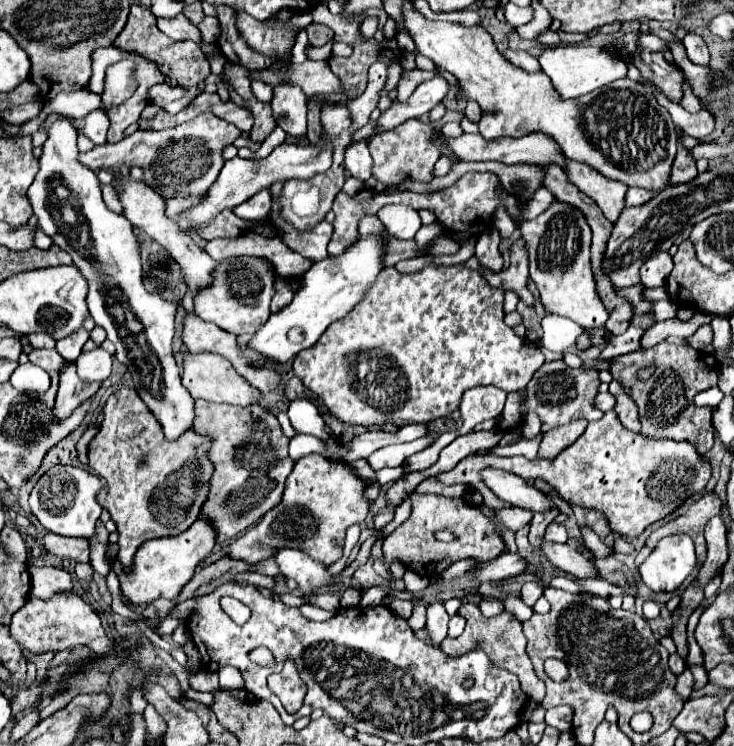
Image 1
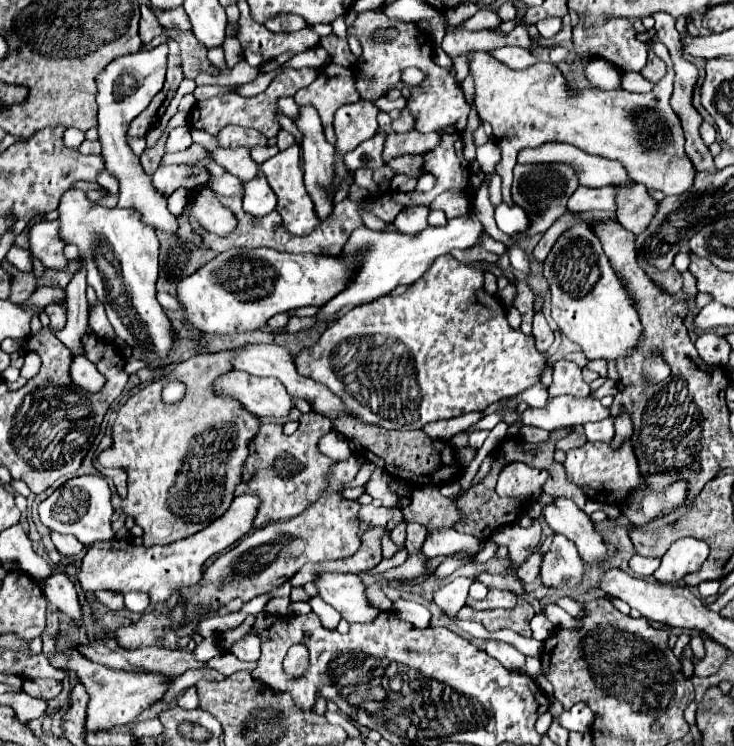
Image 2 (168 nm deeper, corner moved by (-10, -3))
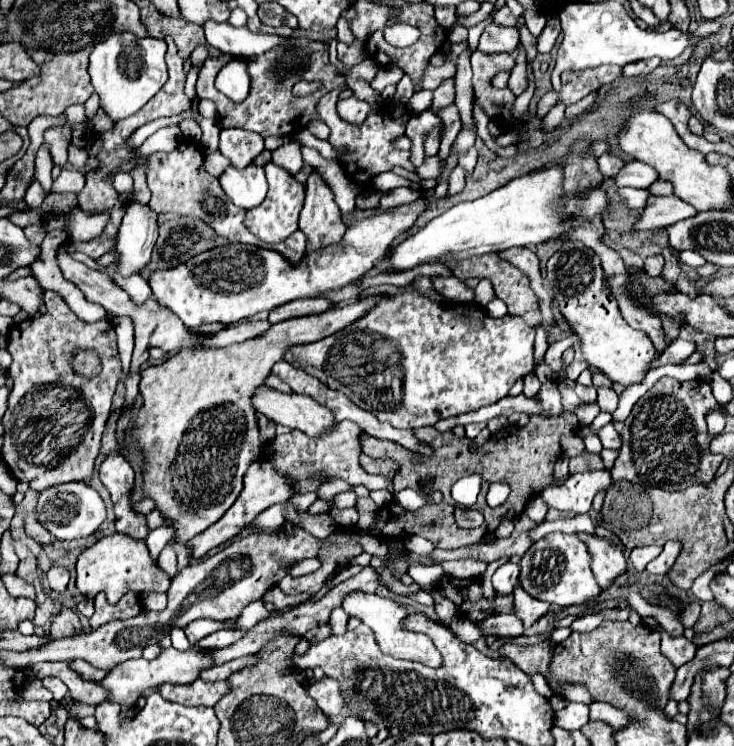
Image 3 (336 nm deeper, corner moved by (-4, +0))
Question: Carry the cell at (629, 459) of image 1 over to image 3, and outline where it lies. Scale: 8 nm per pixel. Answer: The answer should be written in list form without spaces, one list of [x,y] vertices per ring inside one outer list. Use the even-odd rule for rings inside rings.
[[[583,452],[579,456],[573,456],[569,460],[569,474],[577,474],[577,472],[591,472],[591,470],[603,470],[603,460],[599,454],[591,454],[591,452]]]

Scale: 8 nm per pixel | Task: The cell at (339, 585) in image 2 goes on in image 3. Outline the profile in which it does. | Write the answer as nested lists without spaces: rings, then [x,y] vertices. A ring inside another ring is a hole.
[[[349,592],[343,596],[343,602],[341,602],[341,608],[353,616],[353,618],[359,618],[363,624],[367,624],[373,632],[375,632],[375,640],[381,648],[383,654],[389,654],[393,658],[405,658],[405,660],[415,660],[415,662],[421,662],[425,666],[441,666],[441,654],[437,652],[437,648],[433,646],[431,638],[425,636],[425,634],[417,634],[417,632],[409,632],[401,626],[401,618],[405,618],[409,612],[399,606],[395,600],[391,598],[383,598],[383,596],[377,596],[377,594],[365,594],[365,592]]]

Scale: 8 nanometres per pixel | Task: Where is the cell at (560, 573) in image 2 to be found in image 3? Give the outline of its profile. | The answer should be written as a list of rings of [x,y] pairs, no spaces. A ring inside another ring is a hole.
[[[561,532],[547,534],[545,538],[533,542],[533,546],[521,558],[519,582],[533,598],[561,608],[585,604],[589,598],[595,598],[601,592],[589,568],[589,552],[585,552],[585,544],[575,534]]]

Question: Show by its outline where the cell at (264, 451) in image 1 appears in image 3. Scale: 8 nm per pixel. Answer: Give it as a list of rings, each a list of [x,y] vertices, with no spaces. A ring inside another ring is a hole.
[[[349,420],[333,426],[331,432],[321,434],[317,438],[303,434],[301,430],[291,430],[287,434],[277,436],[273,442],[269,442],[263,448],[261,458],[269,460],[271,466],[275,466],[275,470],[289,480],[295,494],[317,492],[317,488],[323,482],[337,480],[337,478],[341,478],[353,486],[365,484],[369,490],[387,490],[385,476],[371,476],[359,466],[359,454],[361,454],[359,434],[361,434],[361,428]]]

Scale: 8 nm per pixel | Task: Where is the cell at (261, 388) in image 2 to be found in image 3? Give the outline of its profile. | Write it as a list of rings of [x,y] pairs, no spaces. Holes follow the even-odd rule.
[[[263,384],[251,400],[253,408],[267,416],[271,422],[283,424],[287,428],[297,428],[307,436],[329,432],[329,428],[335,426],[331,410],[303,394],[283,394]]]

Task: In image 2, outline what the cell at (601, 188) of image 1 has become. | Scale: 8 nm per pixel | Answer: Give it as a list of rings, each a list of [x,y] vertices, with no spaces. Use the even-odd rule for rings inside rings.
[[[631,185],[631,187],[617,187],[617,217],[619,223],[639,235],[651,223],[655,209],[659,203],[651,199],[645,185]]]

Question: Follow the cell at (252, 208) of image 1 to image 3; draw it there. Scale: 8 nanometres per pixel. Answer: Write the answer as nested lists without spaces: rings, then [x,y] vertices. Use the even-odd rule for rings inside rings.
[[[249,164],[249,168],[237,170],[229,166],[221,176],[219,182],[229,196],[229,200],[239,208],[253,208],[259,206],[267,196],[267,180],[261,166]]]

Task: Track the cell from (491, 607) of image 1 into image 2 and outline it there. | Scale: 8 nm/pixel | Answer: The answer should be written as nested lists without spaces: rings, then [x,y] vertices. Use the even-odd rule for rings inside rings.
[[[491,589],[485,597],[485,609],[511,609],[517,601],[517,595],[513,591],[503,589]]]

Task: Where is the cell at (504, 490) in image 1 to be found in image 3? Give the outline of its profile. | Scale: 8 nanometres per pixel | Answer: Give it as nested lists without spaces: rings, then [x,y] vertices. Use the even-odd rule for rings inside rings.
[[[577,532],[577,536],[581,542],[585,542],[589,554],[591,554],[591,570],[597,578],[597,584],[601,588],[607,588],[627,568],[621,548],[615,546],[611,540],[601,538],[597,534]]]

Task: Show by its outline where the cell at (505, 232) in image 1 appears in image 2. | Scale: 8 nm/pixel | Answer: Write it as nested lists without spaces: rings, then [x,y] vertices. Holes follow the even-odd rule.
[[[483,51],[469,53],[469,57],[477,89],[475,107],[479,117],[491,123],[495,141],[501,147],[497,173],[503,179],[503,201],[513,201],[511,183],[517,153],[523,147],[539,147],[551,141],[571,143],[589,155],[621,161],[631,179],[647,189],[659,189],[665,195],[681,195],[693,189],[697,171],[683,151],[685,137],[681,121],[669,105],[673,91],[671,61],[667,61],[667,77],[663,77],[651,93],[629,93],[623,89],[587,89],[573,93],[553,63],[537,61],[531,69],[515,71]]]

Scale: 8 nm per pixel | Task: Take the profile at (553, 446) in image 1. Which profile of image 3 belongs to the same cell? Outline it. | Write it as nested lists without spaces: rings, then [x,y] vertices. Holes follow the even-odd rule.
[[[573,434],[573,436],[563,436],[561,438],[561,450],[567,458],[571,458],[571,456],[581,454],[581,450],[585,450],[585,446],[583,446],[583,440],[577,434]]]

